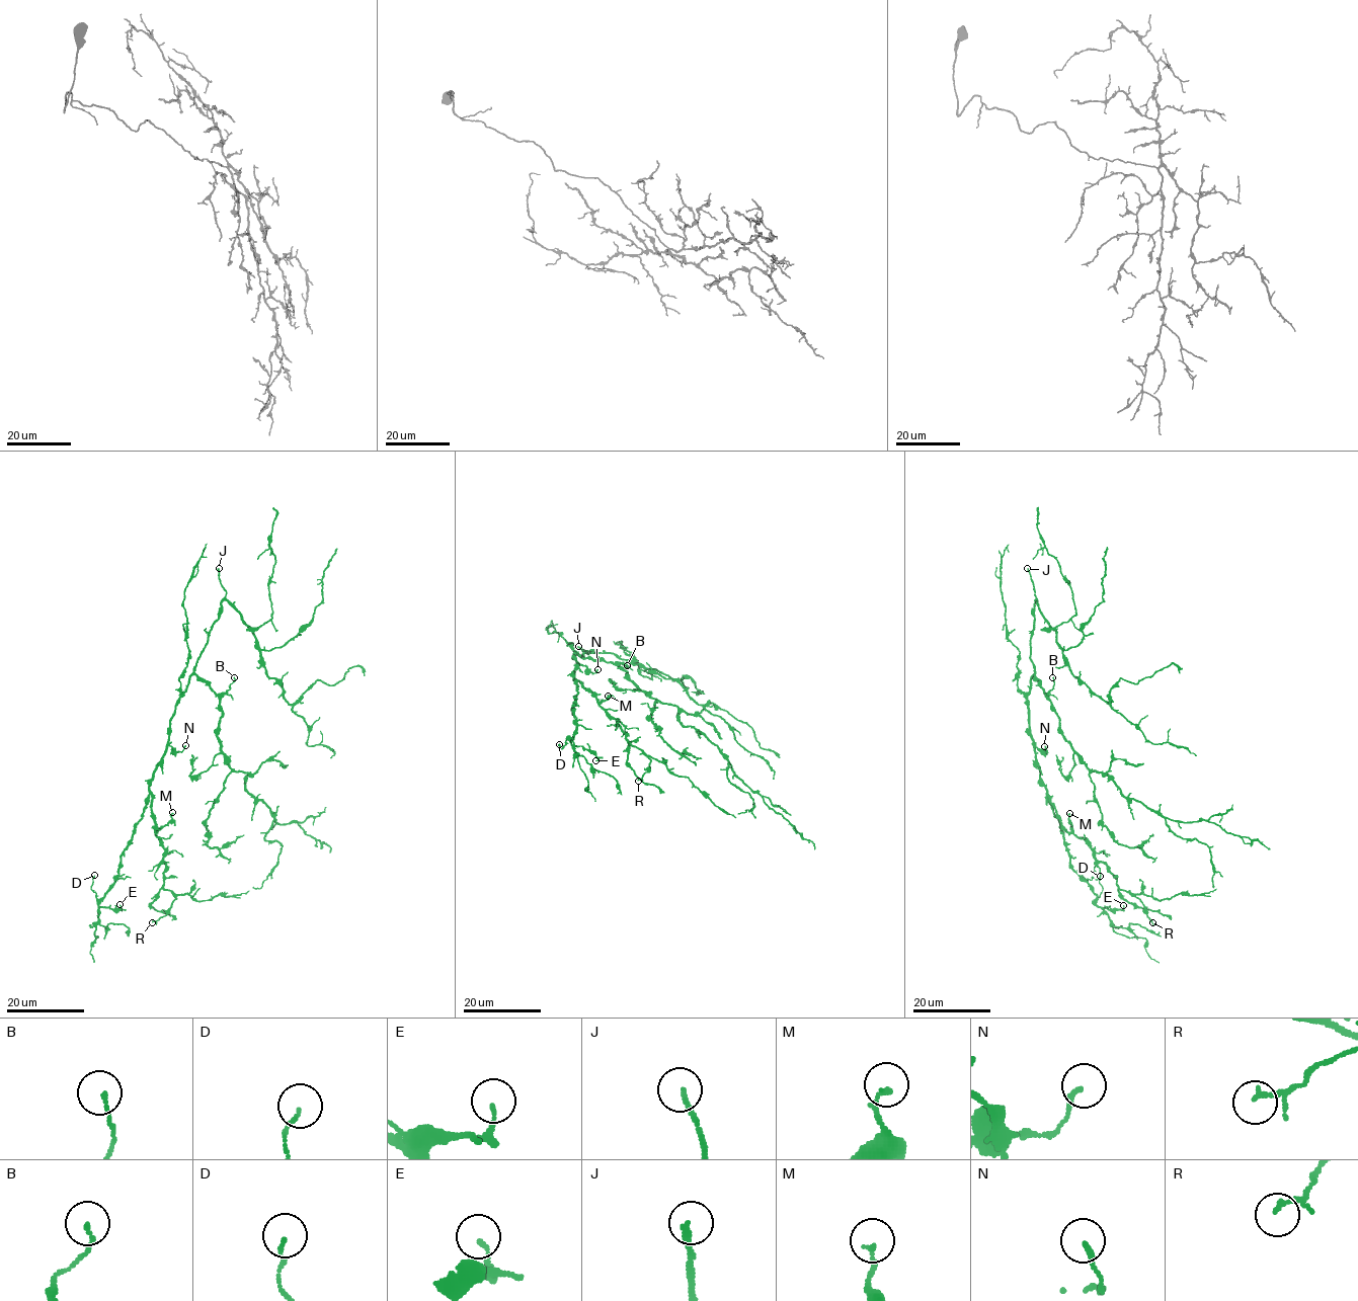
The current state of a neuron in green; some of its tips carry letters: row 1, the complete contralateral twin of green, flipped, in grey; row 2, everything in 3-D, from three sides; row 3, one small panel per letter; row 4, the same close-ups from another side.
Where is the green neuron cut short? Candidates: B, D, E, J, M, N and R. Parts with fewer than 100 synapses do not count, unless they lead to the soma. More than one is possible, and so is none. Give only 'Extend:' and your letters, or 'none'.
Extend: J

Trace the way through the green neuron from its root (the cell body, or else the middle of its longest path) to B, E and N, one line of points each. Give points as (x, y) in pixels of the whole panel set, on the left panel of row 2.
B: (186, 687), (188, 679), (196, 674), (217, 694), (225, 694), (234, 677)
E: (186, 687), (142, 817), (113, 885), (97, 903), (120, 904)
N: (186, 687), (170, 722), (169, 740), (176, 751), (181, 751), (185, 745)

